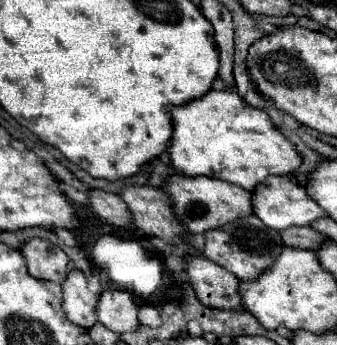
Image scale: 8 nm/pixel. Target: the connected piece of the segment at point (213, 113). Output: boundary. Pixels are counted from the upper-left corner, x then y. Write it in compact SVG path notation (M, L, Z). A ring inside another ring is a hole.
M210 90L192 102L168 108L168 112L172 116L168 156L180 174L212 176L252 190L268 174L292 174L300 166L300 154L272 126L266 112L246 106L236 90Z

